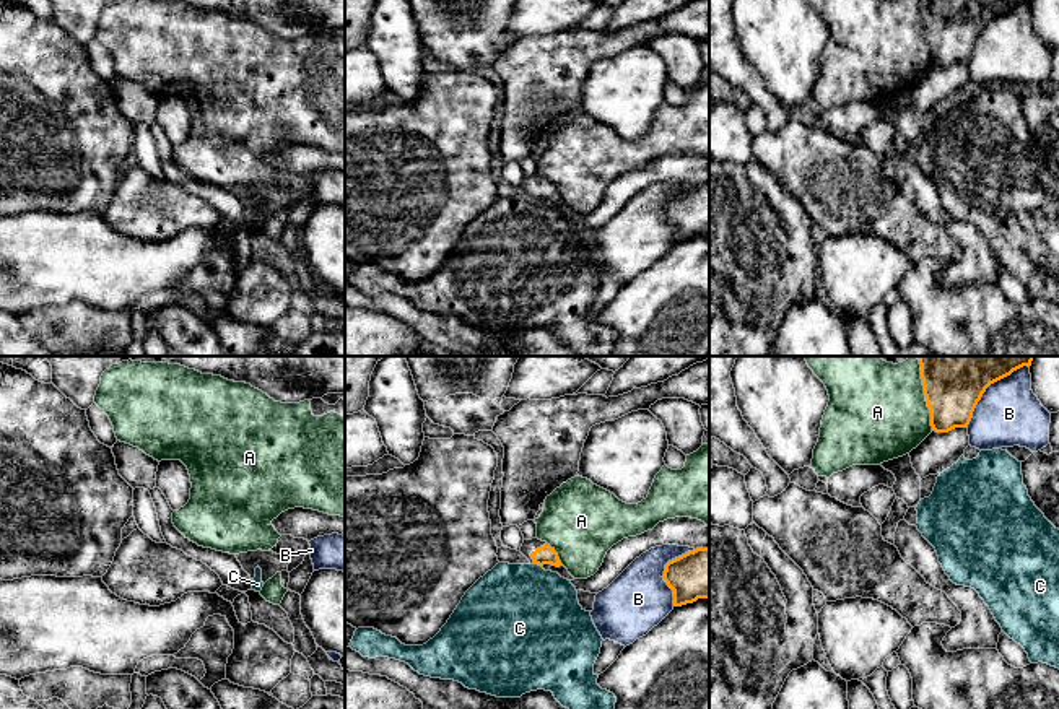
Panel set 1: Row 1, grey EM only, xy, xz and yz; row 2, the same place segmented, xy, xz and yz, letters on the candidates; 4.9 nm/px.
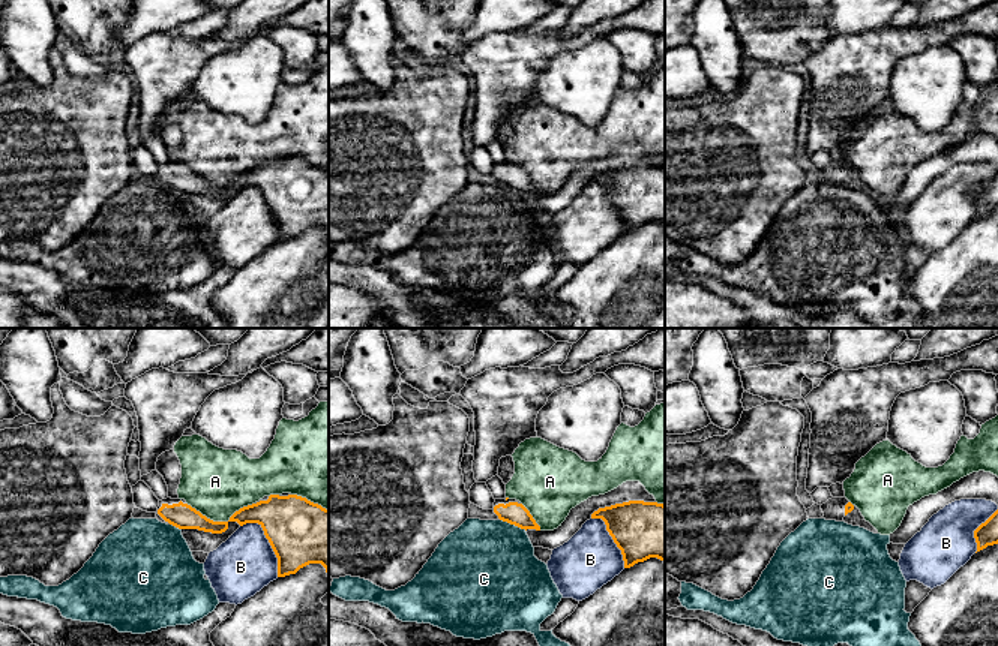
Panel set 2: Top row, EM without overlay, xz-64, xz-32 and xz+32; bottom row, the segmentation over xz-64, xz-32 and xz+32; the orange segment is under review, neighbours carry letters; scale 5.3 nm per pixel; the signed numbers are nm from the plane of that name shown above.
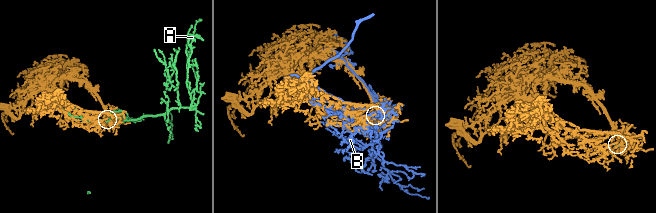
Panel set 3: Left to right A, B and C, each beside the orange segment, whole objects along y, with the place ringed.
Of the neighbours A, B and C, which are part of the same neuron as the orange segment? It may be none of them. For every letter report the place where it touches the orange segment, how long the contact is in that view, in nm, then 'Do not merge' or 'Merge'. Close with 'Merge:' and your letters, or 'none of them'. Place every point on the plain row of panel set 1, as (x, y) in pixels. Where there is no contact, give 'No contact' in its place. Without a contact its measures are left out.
A: Touches orange at yz (926, 33). Shared border 340 nm. Do not merge
B: Touches orange at yz (988, 21). Shared border 440 nm. Do not merge
C: Touches orange at xz (539, 200). Shared border 40 nm. Do not merge
Merge: none of them

